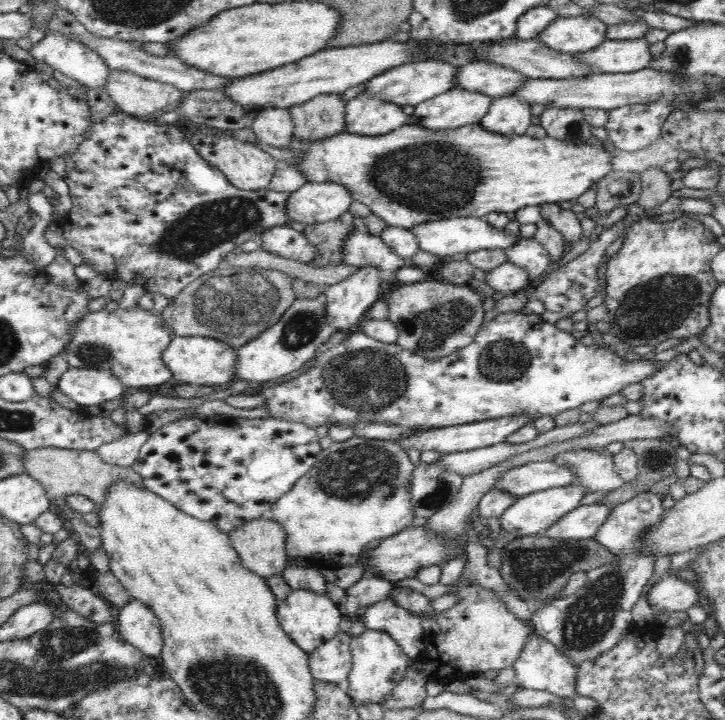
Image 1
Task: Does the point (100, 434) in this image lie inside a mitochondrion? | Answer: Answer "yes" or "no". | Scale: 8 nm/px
no

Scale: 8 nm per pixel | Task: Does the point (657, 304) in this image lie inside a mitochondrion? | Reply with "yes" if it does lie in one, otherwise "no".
yes

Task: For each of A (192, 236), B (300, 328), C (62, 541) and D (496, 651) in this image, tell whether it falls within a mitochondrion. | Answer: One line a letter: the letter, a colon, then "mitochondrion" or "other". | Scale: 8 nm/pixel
A: mitochondrion
B: mitochondrion
C: other
D: other

